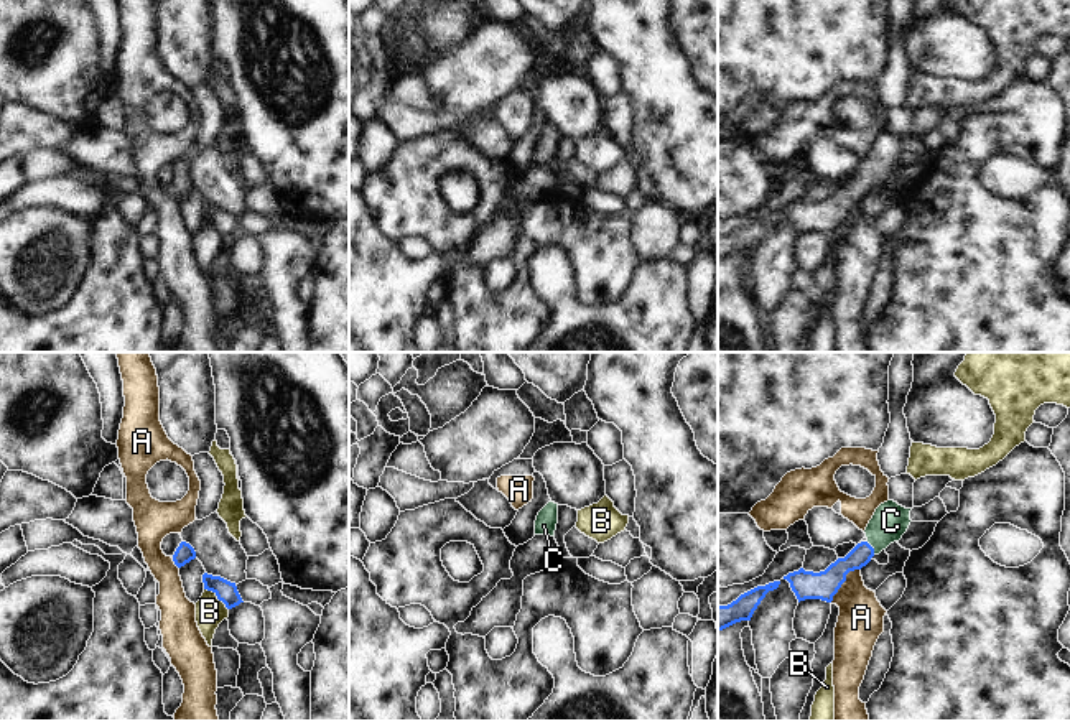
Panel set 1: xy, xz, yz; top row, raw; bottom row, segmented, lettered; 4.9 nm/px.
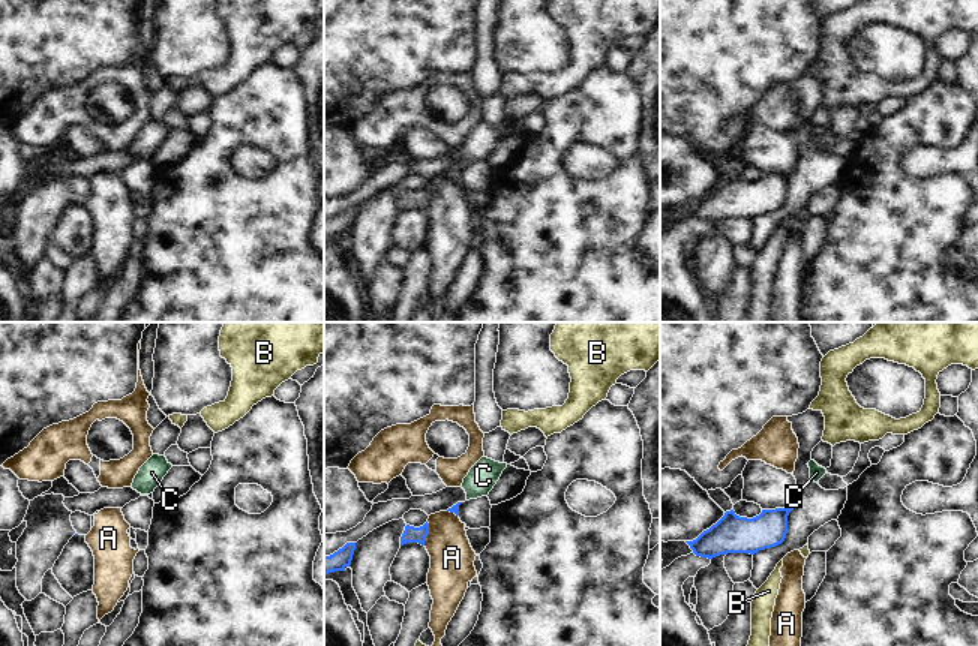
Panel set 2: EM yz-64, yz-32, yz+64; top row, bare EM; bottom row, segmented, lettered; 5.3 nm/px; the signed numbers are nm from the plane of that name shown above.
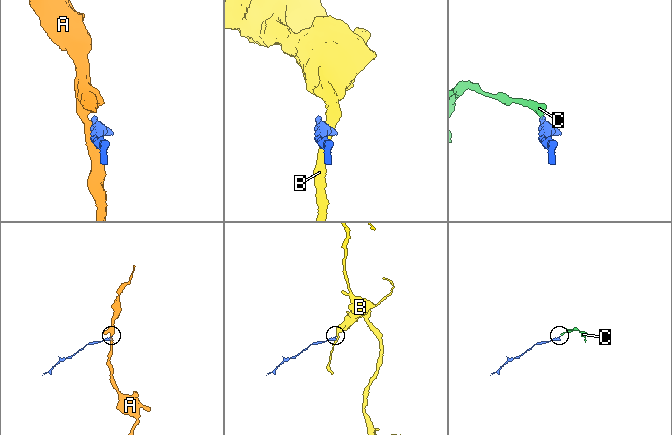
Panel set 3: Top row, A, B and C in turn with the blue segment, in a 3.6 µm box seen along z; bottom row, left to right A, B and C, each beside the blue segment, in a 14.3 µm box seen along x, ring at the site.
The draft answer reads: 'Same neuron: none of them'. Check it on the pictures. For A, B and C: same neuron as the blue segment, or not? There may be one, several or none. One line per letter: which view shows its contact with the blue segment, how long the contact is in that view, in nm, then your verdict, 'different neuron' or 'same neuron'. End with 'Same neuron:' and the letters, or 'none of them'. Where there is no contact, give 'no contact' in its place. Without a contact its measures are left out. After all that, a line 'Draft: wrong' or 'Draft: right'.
A: contact in yz; length 220 nm; different neuron
B: contact in xy; length 160 nm; different neuron
C: contact in yz; length 80 nm; same neuron
Same neuron: C
Draft: wrong

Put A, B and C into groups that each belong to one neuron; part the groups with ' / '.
A / B / C

